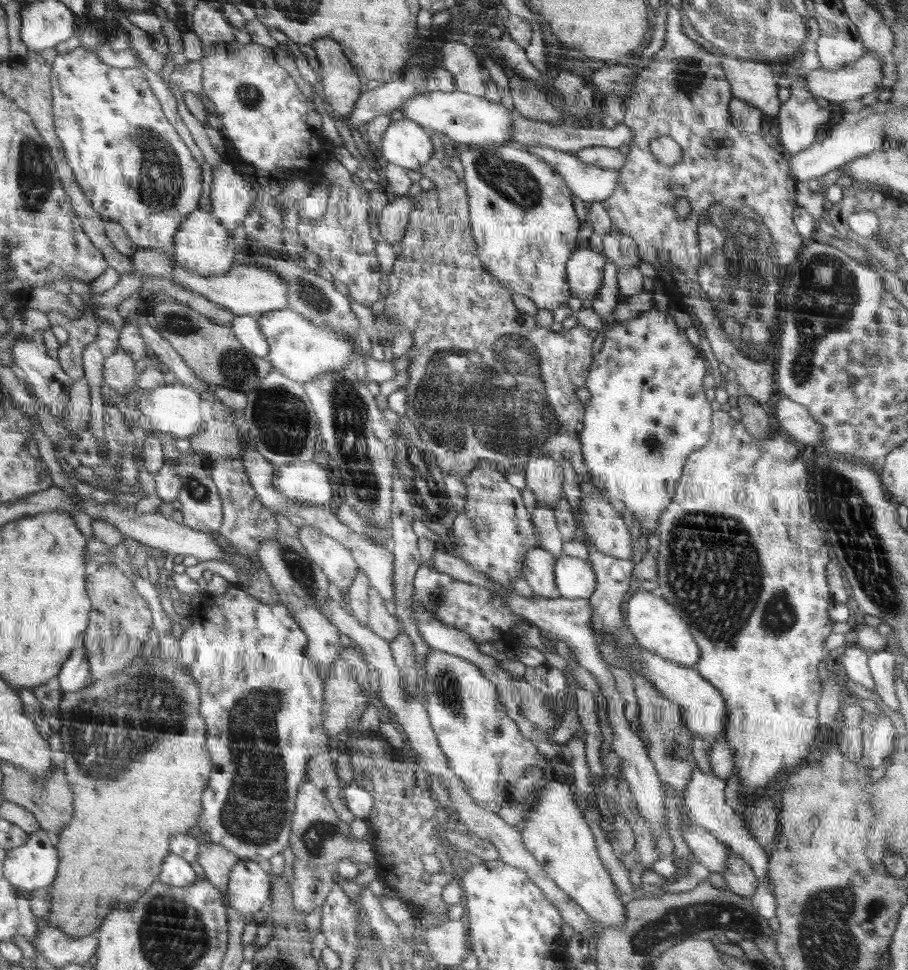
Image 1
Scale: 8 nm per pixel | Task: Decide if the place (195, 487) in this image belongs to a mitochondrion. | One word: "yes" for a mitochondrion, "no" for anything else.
yes

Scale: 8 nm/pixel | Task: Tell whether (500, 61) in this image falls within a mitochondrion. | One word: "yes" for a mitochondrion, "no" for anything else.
no

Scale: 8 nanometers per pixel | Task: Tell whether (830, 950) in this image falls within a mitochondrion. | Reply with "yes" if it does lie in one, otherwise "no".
yes

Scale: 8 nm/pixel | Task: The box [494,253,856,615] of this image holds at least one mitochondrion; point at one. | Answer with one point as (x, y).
(654, 447)

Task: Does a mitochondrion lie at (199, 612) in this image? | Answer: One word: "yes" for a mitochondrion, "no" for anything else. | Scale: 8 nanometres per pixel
no

